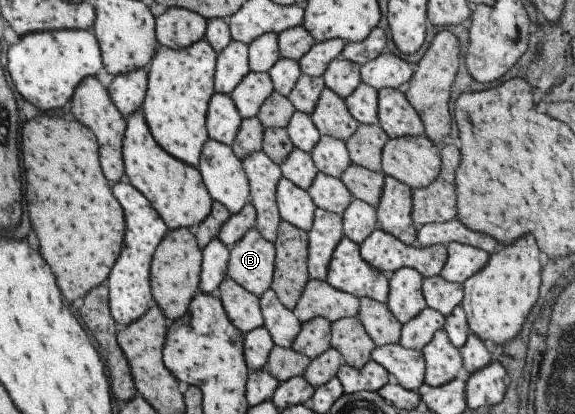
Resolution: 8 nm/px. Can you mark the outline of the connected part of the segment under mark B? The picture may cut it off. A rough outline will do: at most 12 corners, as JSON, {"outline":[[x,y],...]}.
{"outline":[[253,227],[230,249],[228,276],[260,297],[276,248]]}

